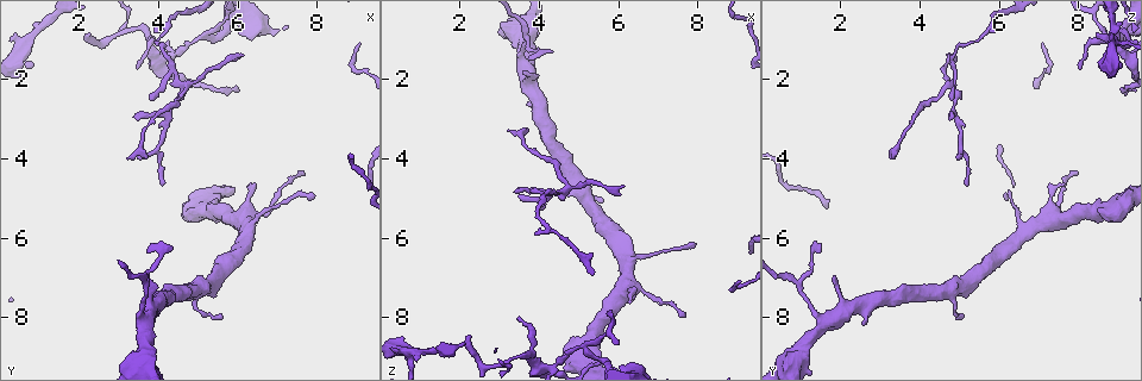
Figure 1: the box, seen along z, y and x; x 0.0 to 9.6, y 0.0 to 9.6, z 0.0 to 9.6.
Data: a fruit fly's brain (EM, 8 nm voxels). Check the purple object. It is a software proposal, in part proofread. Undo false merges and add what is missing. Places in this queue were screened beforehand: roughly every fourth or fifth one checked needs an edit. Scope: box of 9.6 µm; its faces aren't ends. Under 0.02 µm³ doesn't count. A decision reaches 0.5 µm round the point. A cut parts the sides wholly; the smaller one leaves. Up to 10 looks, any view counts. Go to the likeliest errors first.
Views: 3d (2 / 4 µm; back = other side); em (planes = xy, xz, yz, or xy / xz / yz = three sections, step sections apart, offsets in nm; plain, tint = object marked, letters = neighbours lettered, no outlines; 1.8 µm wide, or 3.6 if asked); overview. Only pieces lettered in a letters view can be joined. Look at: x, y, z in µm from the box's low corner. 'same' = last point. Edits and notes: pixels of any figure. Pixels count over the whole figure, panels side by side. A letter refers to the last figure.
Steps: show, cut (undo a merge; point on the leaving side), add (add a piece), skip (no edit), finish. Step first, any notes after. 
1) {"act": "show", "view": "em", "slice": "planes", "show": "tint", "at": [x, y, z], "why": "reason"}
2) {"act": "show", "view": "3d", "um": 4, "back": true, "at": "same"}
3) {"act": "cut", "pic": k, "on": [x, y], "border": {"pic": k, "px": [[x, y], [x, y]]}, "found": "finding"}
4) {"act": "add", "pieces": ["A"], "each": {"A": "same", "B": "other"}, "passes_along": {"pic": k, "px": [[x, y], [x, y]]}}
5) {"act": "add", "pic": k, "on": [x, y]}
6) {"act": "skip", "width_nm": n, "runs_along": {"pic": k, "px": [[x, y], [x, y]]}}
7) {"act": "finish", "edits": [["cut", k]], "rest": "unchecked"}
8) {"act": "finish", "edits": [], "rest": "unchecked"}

{"act": "show", "view": "em", "slice": "planes", "show": "letters", "at": [5.15, 0.95, 8.80]}

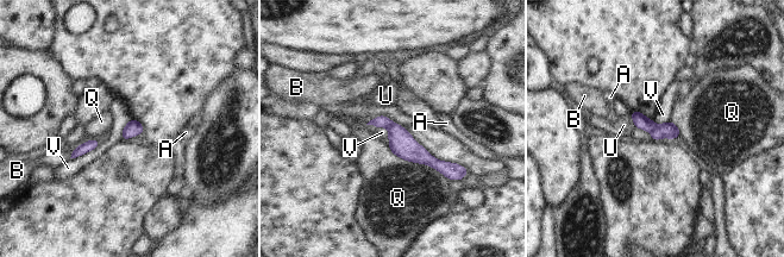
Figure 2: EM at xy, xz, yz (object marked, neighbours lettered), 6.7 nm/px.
{"act": "cut", "pic": 2, "on": [639, 120], "each": {"A": "other", "B": "other", "Q": "other", "U": "other", "V": "other"}, "border": {"pic": 2, "px": [[656, 125], [650, 132]]}, "found": "a second cell is stuck on"}

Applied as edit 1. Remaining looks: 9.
{"act": "show", "view": "3d", "um": 2, "at": [4.05, 4.70, 5.20], "why": "free end"}

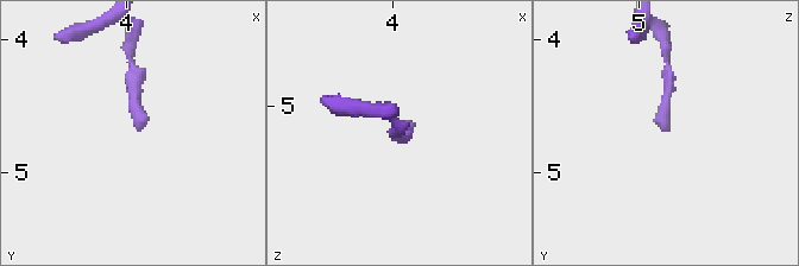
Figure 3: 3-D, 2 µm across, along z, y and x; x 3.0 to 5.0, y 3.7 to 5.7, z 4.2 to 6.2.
{"act": "show", "view": "em", "slice": "planes", "show": "letters", "at": [4.10, 4.68, 5.20]}

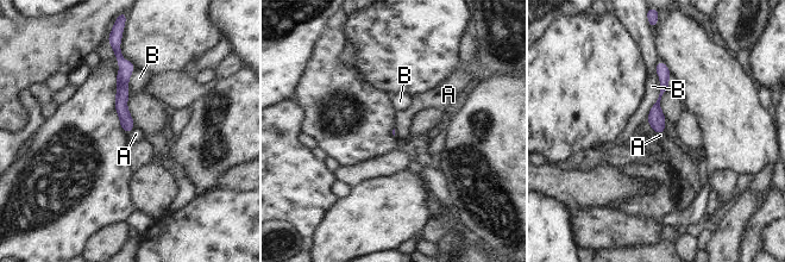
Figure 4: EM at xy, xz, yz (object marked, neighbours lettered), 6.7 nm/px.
{"act": "skip", "each": {"A": "other", "B": "other"}, "runs_along": {"pic": 4, "px": [[121, 61], [123, 112], [127, 128]]}, "found": "none of them fits"}

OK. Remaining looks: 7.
{"act": "show", "view": "em", "slice": "yz", "step": 8, "show": "tint", "at": [3.85, 6.10, 1.45], "why": "an open end"}

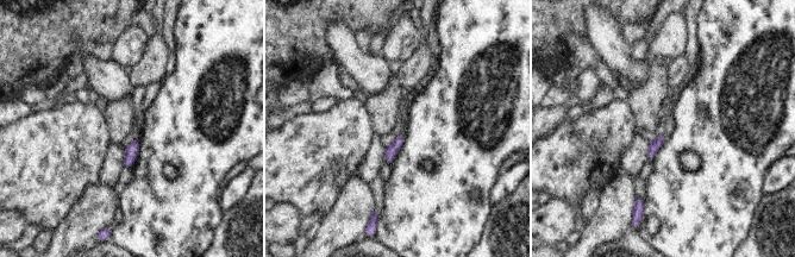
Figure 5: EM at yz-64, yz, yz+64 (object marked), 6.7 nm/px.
{"act": "show", "view": "em", "slice": "planes", "show": "letters", "at": "same"}

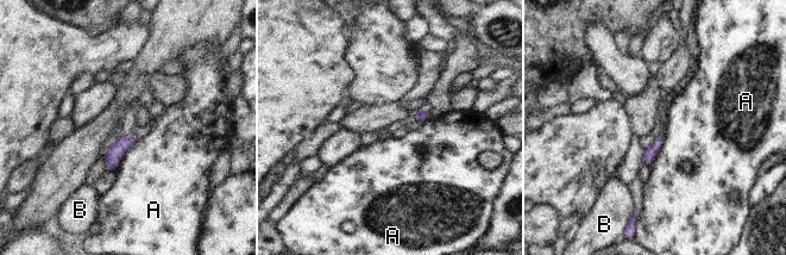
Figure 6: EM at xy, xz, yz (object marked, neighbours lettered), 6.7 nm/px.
{"act": "skip", "width_nm": 80, "longest_contact_nm": ["A", 260], "each": {"A": "other", "B": "other"}, "found": "no lettered piece goes on from it"}

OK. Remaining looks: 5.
{"act": "show", "view": "3d", "um": 4, "at": [5.20, 5.30, 8.80], "why": "branch point"}

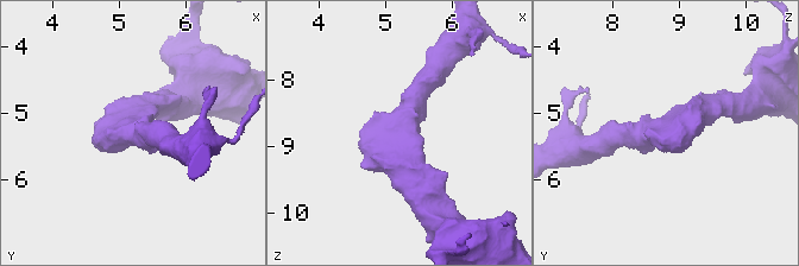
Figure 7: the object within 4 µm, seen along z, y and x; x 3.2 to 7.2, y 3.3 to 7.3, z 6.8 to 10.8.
{"act": "show", "view": "em", "slice": "planes", "show": "plain", "at": [5.15, 5.25, 8.85]}

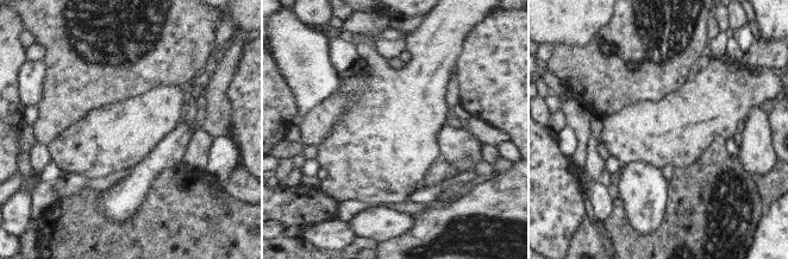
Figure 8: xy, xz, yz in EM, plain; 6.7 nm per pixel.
{"act": "show", "view": "em", "slice": "planes", "show": "letters", "at": "same"}

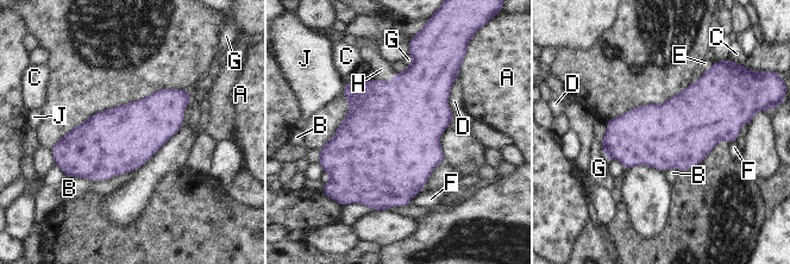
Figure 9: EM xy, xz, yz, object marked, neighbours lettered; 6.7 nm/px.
{"act": "add", "pieces": ["H"], "width_nm": 440, "each": {"A": "other", "B": "other", "C": "other", "D": "other", "E": "other", "F": "other", "G": "other", "H": "same", "J": "other"}, "passes_along": {"pic": 9, "px": [[386, 118], [383, 81], [381, 69]]}, "found": "it goes on there"}

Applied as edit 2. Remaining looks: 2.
{"act": "finish", "edits": [["cut", 2], ["add", 9]], "rest": "unchecked"}

